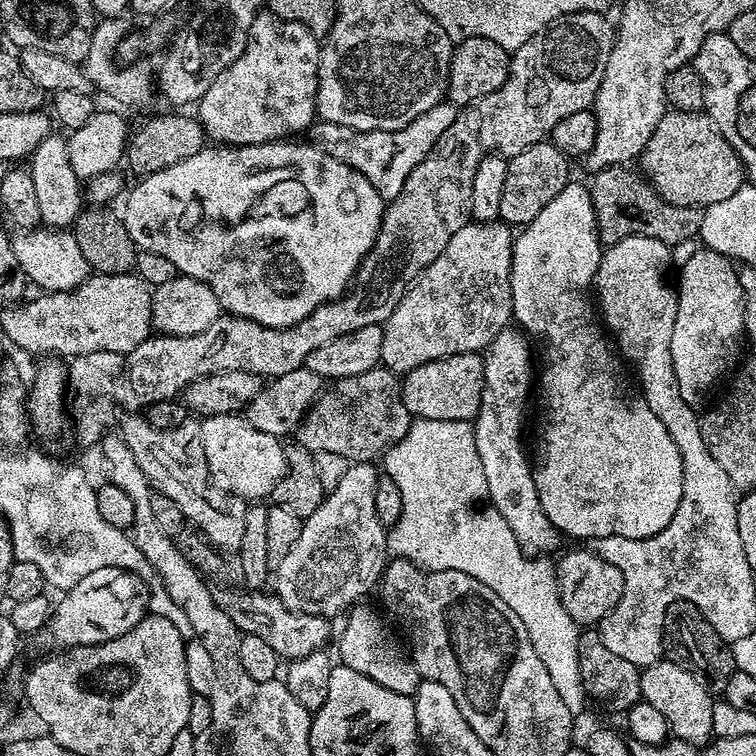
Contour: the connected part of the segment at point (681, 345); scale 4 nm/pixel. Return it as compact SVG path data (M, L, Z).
M697 248L680 268L676 293L678 314L674 318L674 338L670 338L670 358L678 378L678 390L695 409L715 390L716 383L737 367L746 340L744 295L737 265L713 248Z

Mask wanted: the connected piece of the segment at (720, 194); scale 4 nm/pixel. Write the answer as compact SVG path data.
M665 111L664 117L658 122L658 126L650 138L650 142L646 142L643 152L640 153L638 164L654 191L663 200L674 206L703 210L714 202L723 202L724 199L730 198L746 182L744 164L738 158L734 146L730 146L730 142L726 142L726 138L722 138L718 126L703 111Z

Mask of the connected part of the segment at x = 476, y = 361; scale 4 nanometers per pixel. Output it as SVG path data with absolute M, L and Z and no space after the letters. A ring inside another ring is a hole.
M480 352L450 354L403 373L400 393L406 410L418 420L475 421L484 389L484 358Z

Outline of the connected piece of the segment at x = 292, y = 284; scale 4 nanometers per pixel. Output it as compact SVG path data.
M296 142L205 146L198 154L194 154L194 158L174 162L174 166L166 166L166 170L158 170L154 174L137 179L128 201L125 202L124 208L122 207L122 219L130 238L136 243L139 251L162 254L162 258L174 262L179 275L206 282L206 286L210 286L210 290L218 294L218 302L227 315L253 320L264 328L289 328L302 322L319 304L338 300L349 291L356 267L363 262L364 255L374 246L384 217L386 201L378 194L378 190L374 190L374 186L370 186L370 182L366 182L362 174L358 174L358 170L346 166L346 162L330 158L330 154L326 154L311 142L292 143Z

